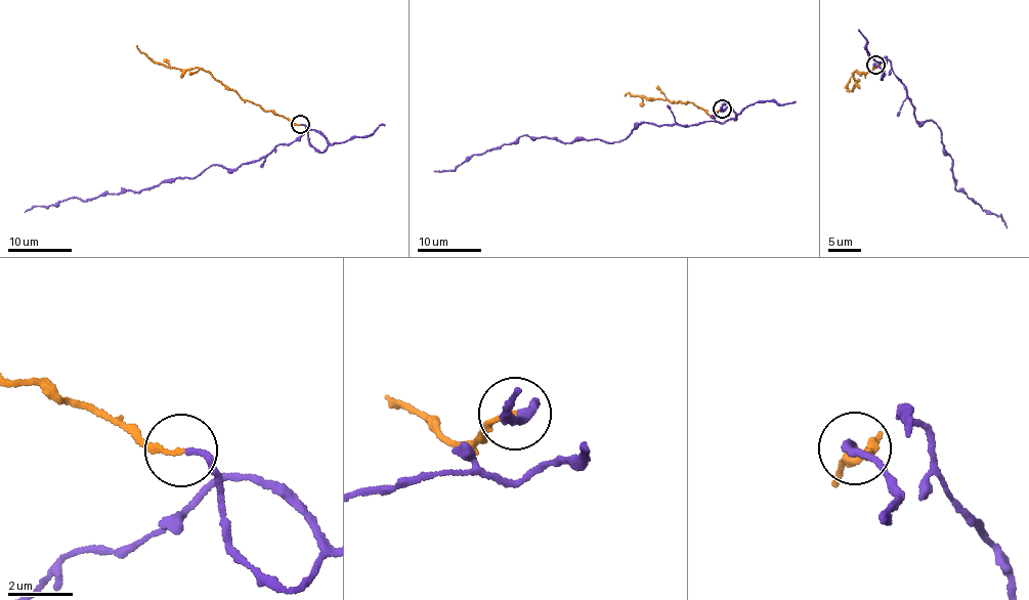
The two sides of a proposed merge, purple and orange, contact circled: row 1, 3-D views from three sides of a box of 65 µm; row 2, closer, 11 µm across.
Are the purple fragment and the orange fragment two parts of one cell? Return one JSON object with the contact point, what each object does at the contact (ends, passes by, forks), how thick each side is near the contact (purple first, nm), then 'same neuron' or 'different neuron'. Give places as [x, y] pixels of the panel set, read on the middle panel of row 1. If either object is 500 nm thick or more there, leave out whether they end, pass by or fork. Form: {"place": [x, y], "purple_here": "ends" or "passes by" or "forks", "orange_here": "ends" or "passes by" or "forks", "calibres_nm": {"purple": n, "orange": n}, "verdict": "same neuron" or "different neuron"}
{"place": [722, 109], "purple_here": "ends", "orange_here": "ends", "calibres_nm": {"purple": 180, "orange": 120}, "verdict": "same neuron"}

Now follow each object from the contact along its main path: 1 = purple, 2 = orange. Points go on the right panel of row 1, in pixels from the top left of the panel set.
1: (875, 63), (881, 78), (888, 59), (916, 120), (939, 127), (954, 188), (985, 212), (1000, 215), (1008, 227)
2: (875, 63), (880, 65), (865, 74), (853, 74), (857, 82), (852, 91), (845, 87)

